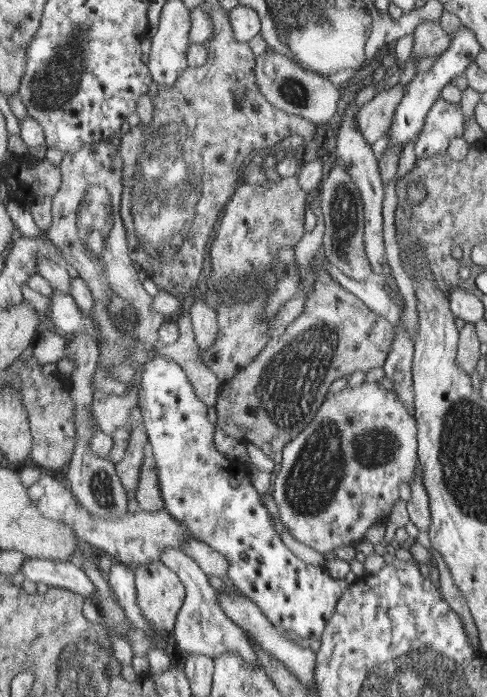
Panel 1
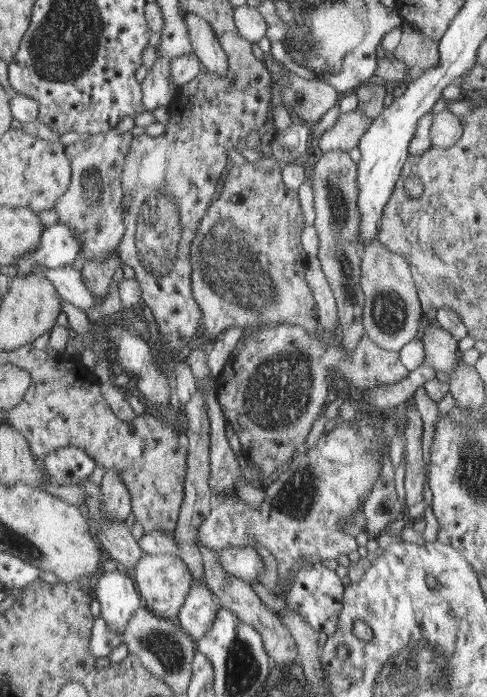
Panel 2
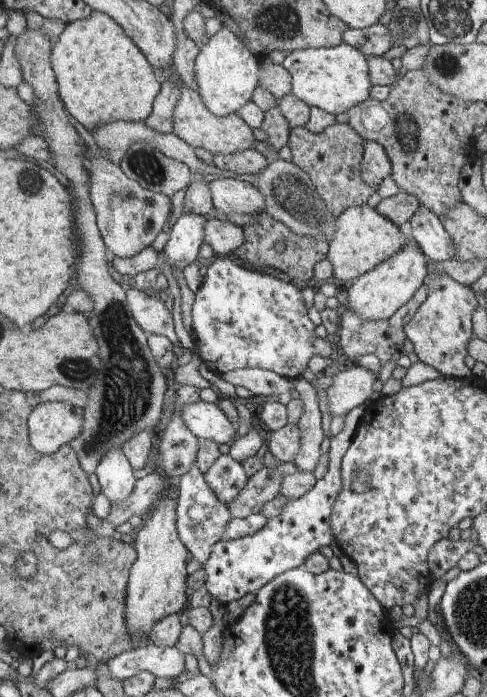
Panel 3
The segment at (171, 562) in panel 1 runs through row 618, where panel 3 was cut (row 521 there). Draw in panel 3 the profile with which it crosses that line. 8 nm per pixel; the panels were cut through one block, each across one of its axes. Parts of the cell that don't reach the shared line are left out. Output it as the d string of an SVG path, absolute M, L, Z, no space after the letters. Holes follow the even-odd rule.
M195 462L175 483L177 502L174 506L175 531L178 538L183 538L183 542L187 542L185 548L190 550L191 557L199 562L200 568L202 568L205 559L209 557L212 545L221 540L222 532L226 524L232 519L232 516L230 510L223 503L220 503L211 492Z

